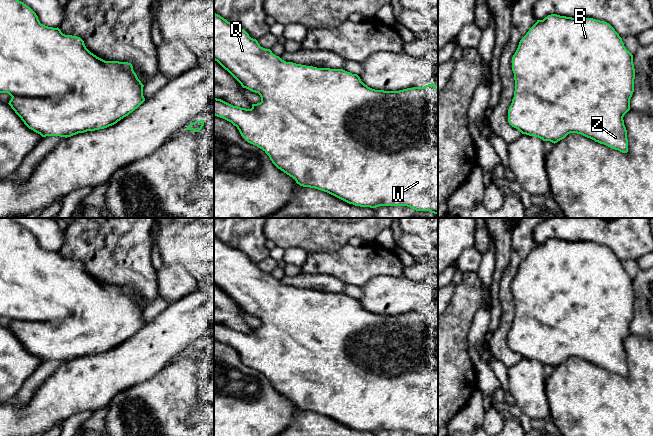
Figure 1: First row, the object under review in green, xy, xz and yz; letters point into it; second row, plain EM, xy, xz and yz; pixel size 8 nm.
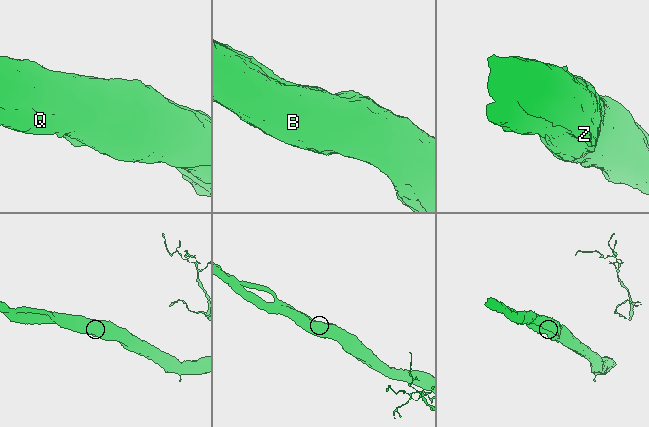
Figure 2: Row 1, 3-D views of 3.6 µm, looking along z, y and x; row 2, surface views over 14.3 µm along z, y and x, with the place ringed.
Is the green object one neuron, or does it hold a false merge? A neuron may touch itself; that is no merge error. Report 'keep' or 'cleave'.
keep

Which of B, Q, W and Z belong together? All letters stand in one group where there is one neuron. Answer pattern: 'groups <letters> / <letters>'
groups B Q W Z

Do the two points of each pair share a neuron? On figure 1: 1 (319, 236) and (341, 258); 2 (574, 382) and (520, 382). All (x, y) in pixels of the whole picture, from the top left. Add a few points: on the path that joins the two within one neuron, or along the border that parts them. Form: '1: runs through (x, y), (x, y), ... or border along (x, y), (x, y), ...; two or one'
1: border along (347, 244), (336, 250), (310, 251); two
2: border along (545, 377), (545, 393), (548, 405); two

